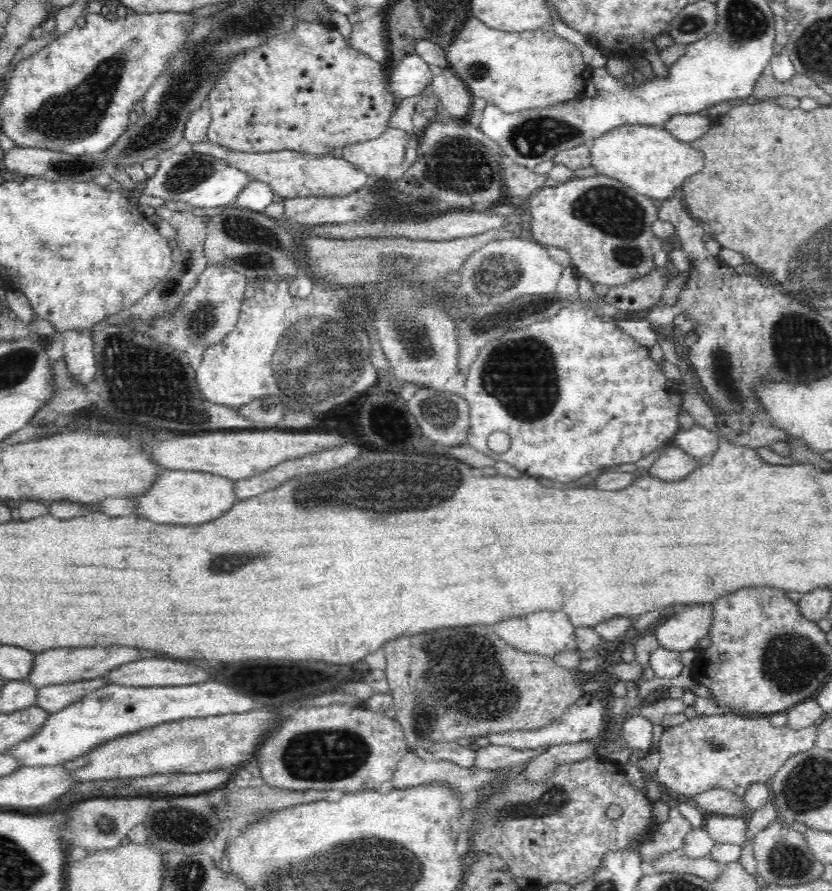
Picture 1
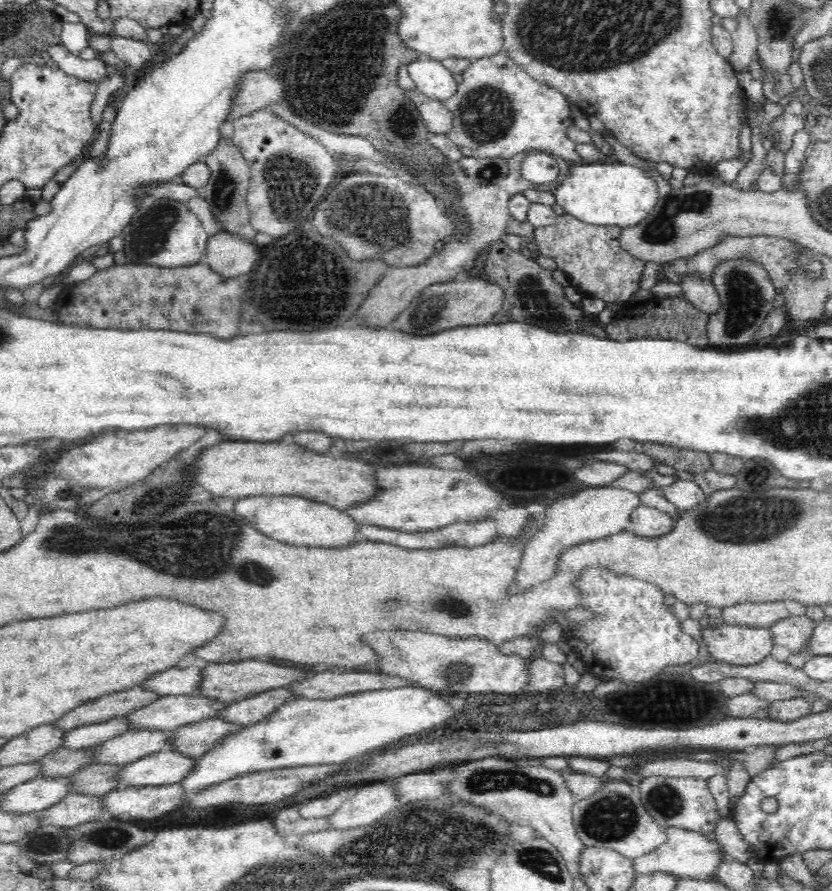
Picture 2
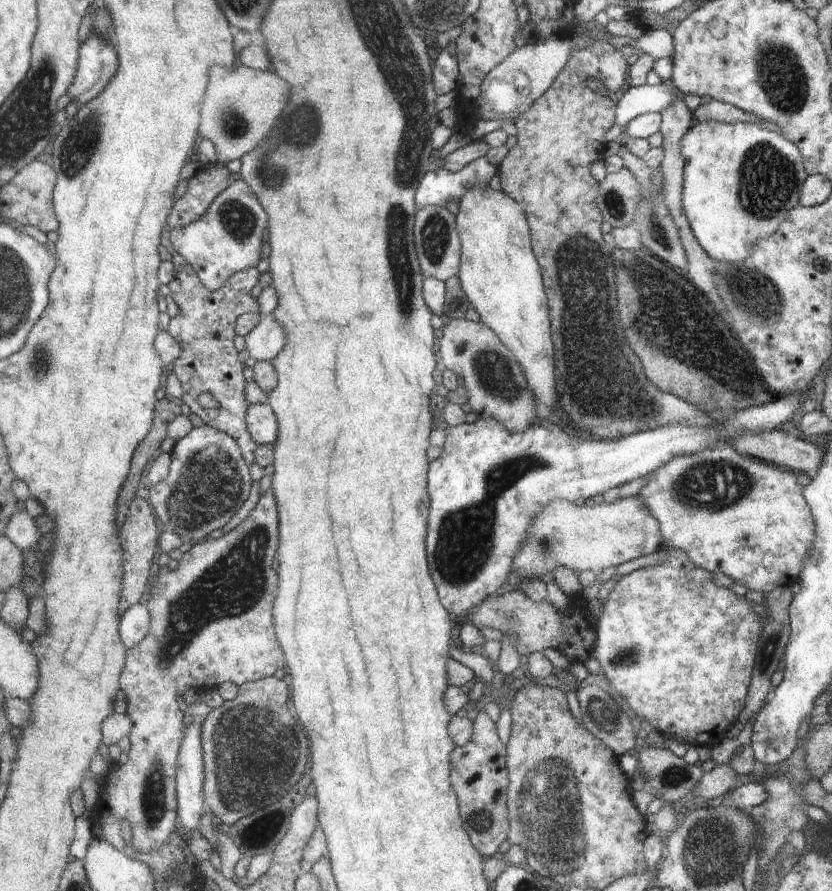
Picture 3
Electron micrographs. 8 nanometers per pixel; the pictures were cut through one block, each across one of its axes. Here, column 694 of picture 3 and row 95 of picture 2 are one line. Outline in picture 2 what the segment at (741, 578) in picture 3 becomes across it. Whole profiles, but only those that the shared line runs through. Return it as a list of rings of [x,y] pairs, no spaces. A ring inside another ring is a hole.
[[[505,51],[471,61],[472,66],[461,73],[464,78],[458,84],[457,91],[449,99],[441,100],[453,116],[452,128],[446,136],[463,157],[508,159],[522,153],[540,151],[561,156],[572,164],[584,164],[585,161],[577,153],[578,145],[566,133],[574,125],[574,119],[570,102],[560,91],[530,80],[530,76]]]

